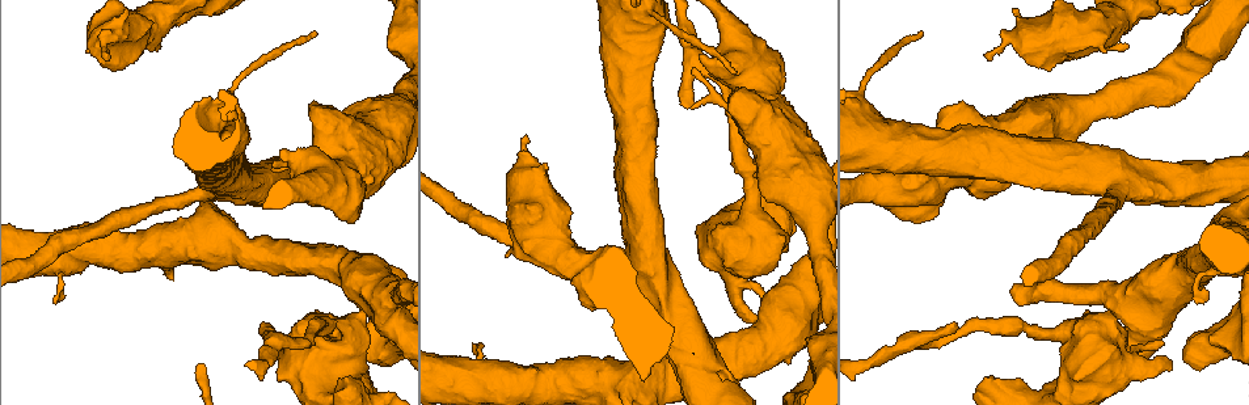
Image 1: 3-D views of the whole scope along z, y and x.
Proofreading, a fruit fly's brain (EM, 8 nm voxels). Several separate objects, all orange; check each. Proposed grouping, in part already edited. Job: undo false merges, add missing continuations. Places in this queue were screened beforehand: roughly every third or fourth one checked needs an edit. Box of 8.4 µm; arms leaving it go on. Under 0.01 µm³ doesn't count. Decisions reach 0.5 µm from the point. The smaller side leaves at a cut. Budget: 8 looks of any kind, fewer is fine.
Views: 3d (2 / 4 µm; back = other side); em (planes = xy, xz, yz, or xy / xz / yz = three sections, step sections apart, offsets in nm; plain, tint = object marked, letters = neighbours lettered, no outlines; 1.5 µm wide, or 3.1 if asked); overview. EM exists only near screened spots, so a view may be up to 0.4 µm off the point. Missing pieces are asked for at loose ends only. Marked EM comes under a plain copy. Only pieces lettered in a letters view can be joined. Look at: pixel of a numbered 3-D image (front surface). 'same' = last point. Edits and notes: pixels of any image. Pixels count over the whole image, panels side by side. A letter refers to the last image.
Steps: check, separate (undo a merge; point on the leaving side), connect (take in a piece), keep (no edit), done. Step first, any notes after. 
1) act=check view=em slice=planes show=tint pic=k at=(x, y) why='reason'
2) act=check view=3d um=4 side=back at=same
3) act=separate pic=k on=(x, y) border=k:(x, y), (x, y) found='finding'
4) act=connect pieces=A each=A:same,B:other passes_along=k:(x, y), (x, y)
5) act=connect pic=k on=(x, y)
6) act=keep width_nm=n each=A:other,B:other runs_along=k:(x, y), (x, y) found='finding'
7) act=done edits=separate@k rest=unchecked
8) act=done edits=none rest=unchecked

act=check view=3d um=4 pic=1 at=(702, 80) why='touches itself'

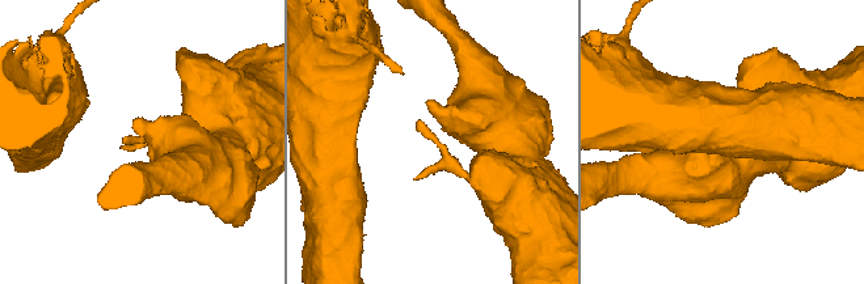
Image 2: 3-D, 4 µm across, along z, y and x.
act=check view=em slice=planes show=letters pic=2 at=(139, 139)

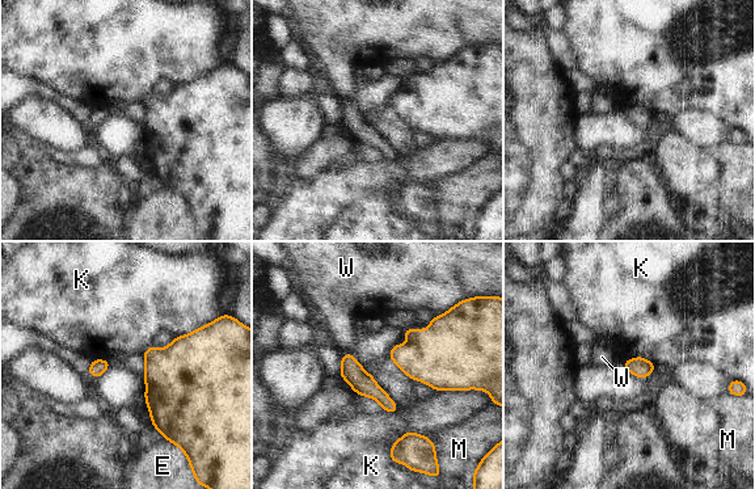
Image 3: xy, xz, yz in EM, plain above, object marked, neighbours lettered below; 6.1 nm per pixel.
act=keep width_nm=120 each=E:other,K:other,M:other,W:other runs_along=3:(346, 355), (349, 366), (393, 409) found='one neuron here'

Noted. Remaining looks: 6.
act=check view=3d um=4 pic=1 at=(315, 34) why='thin end'

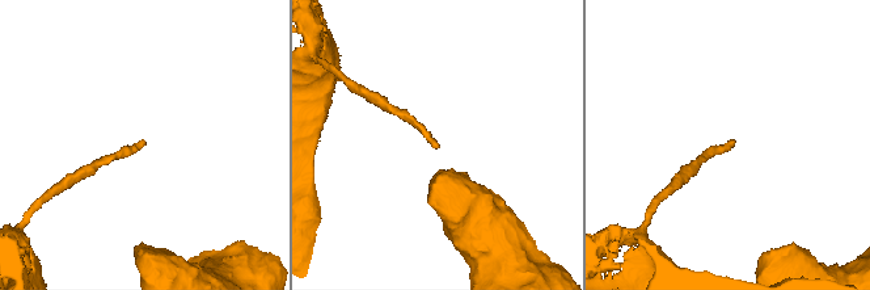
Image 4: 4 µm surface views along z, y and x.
act=check view=em slice=xy step=4 show=letters pic=4 at=(436, 148) why='need the tissue'

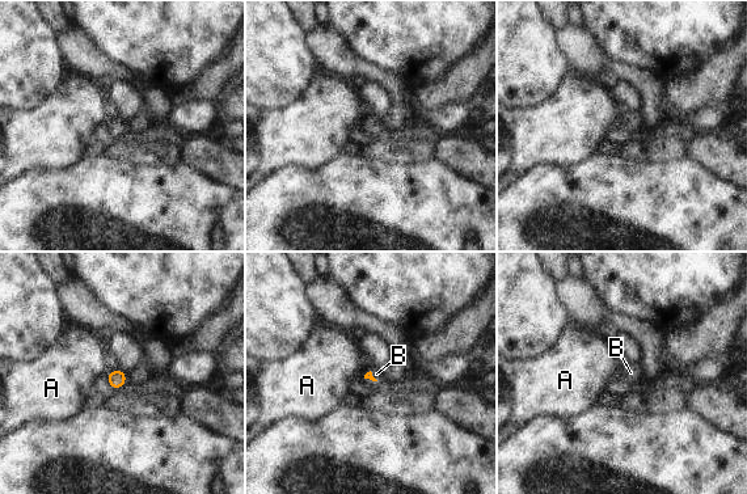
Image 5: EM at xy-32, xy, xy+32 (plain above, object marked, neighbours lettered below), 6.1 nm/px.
act=check view=em slice=planes show=letters at=same

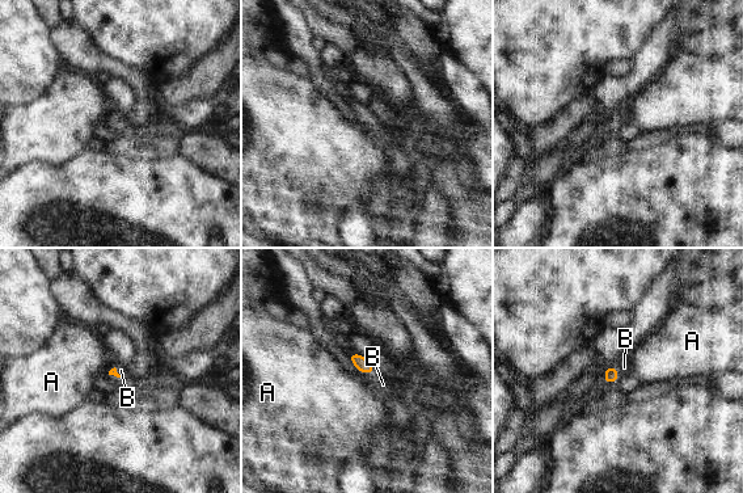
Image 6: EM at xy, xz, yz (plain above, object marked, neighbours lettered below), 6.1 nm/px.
act=connect pieces=B each=A:other,B:same passes_along=6:(611, 374), (616, 371), (624, 367) found='it goes on there'

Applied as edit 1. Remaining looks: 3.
act=check view=em slice=planes show=tint pic=1 at=(474, 352) why='branch stops here'

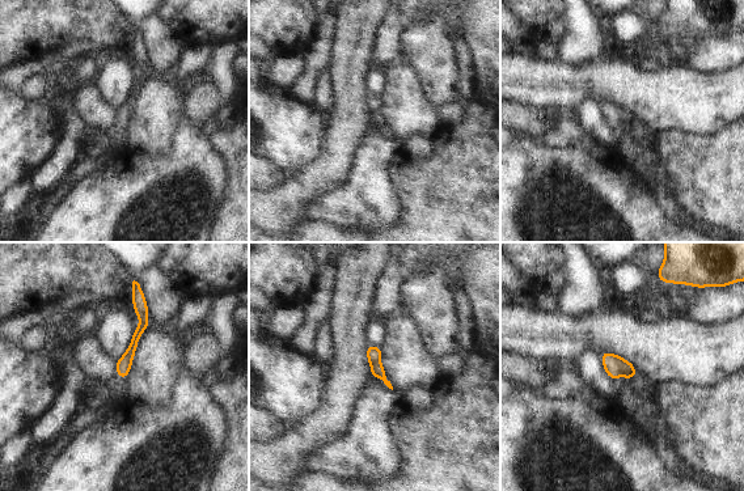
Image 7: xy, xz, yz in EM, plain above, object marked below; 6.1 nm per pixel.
act=check view=em slice=planes show=letters at=same why='see the neighbours'

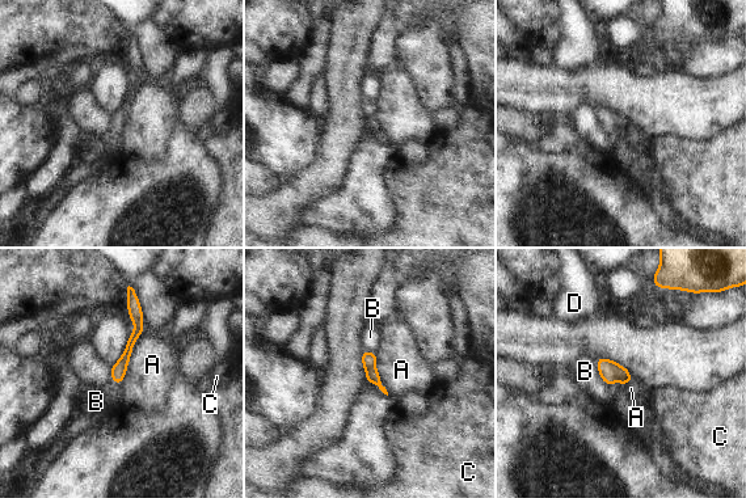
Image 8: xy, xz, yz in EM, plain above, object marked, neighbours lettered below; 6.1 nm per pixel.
act=keep each=A:other,B:other,C:other,D:other found='no lettered piece goes on from it'

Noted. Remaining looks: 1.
act=done edits=connect@6 rest=unchecked

